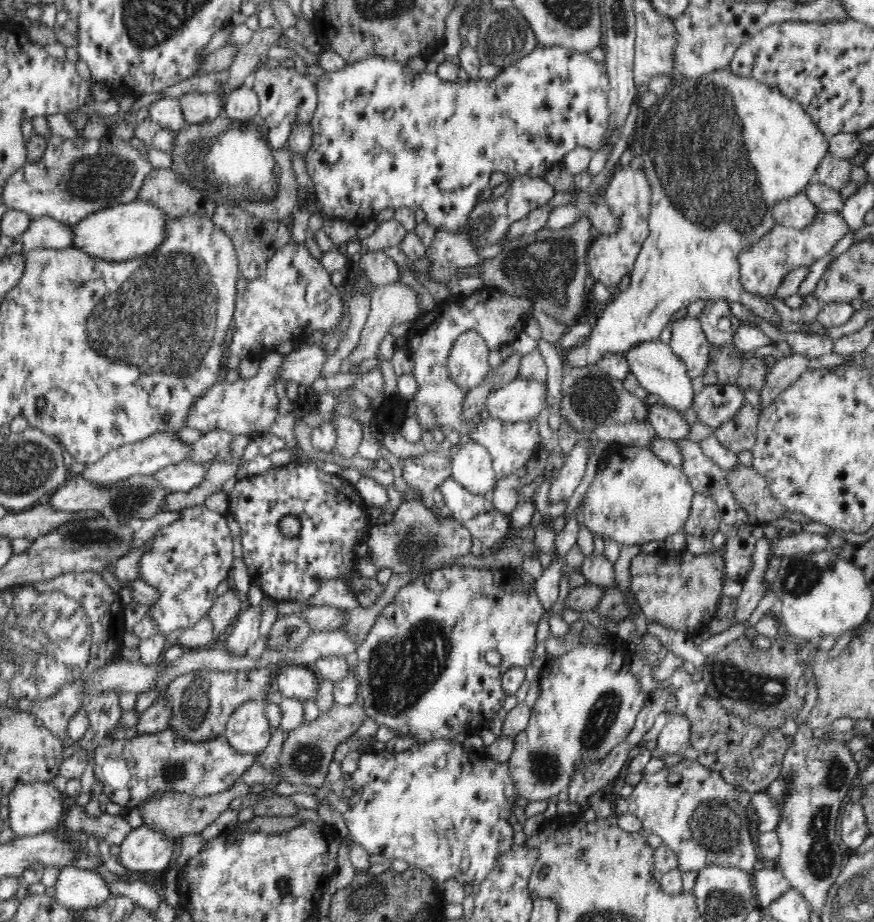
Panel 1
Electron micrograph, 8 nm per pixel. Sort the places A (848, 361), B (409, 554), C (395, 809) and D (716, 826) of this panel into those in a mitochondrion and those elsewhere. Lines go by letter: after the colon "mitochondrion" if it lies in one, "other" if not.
A: other
B: mitochondrion
C: other
D: mitochondrion

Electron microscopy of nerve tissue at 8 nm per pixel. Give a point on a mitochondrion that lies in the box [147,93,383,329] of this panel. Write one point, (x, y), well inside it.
(266, 183)

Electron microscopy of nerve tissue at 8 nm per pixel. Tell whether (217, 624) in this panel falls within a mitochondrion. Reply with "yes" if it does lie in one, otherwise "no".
no

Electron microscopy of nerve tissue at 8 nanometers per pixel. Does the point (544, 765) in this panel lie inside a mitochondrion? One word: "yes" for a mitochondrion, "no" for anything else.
yes

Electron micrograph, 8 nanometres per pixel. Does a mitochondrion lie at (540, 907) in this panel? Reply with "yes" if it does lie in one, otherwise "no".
no

